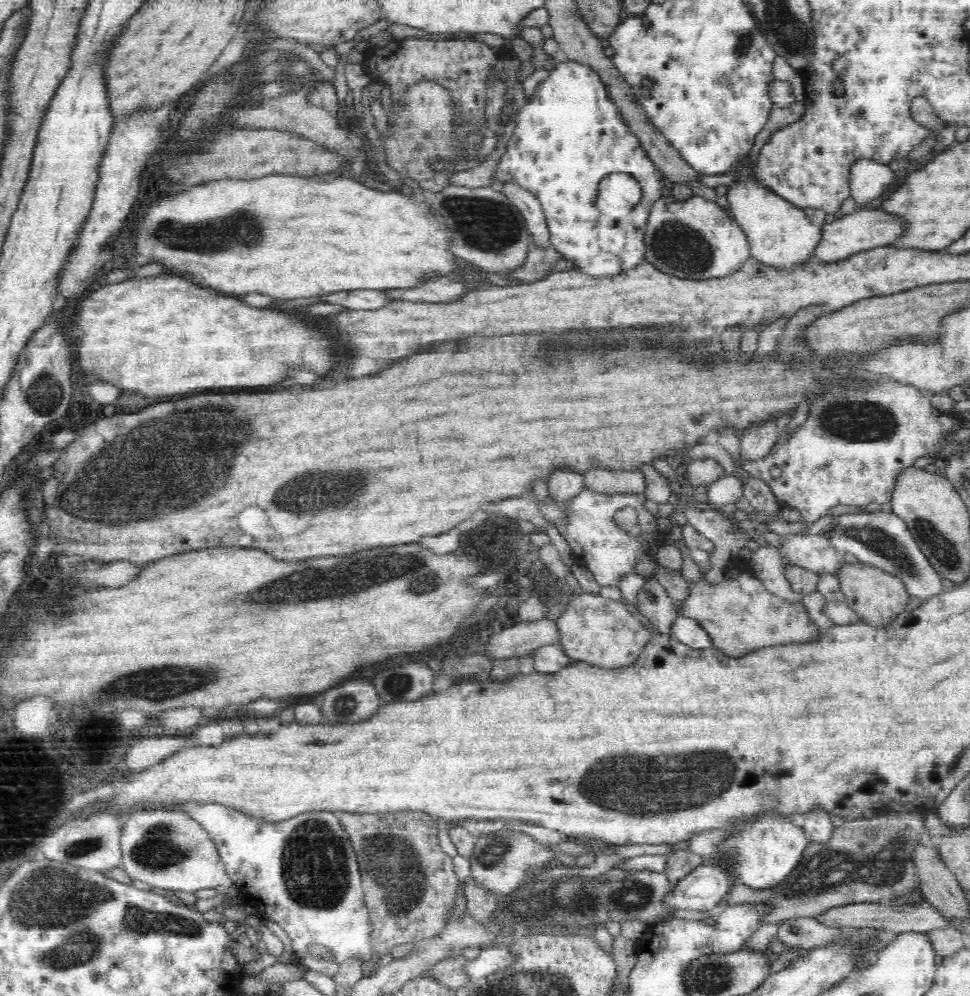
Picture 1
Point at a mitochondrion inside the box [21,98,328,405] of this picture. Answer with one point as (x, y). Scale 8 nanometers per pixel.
(230, 234)

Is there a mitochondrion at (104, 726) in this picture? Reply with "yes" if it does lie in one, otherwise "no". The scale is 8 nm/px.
yes

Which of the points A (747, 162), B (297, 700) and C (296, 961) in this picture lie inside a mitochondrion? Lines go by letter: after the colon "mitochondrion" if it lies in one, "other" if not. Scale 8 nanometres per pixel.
A: other
B: other
C: other

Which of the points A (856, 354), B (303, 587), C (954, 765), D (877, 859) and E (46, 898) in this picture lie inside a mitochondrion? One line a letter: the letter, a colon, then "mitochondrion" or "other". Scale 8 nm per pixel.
A: other
B: mitochondrion
C: other
D: mitochondrion
E: mitochondrion

